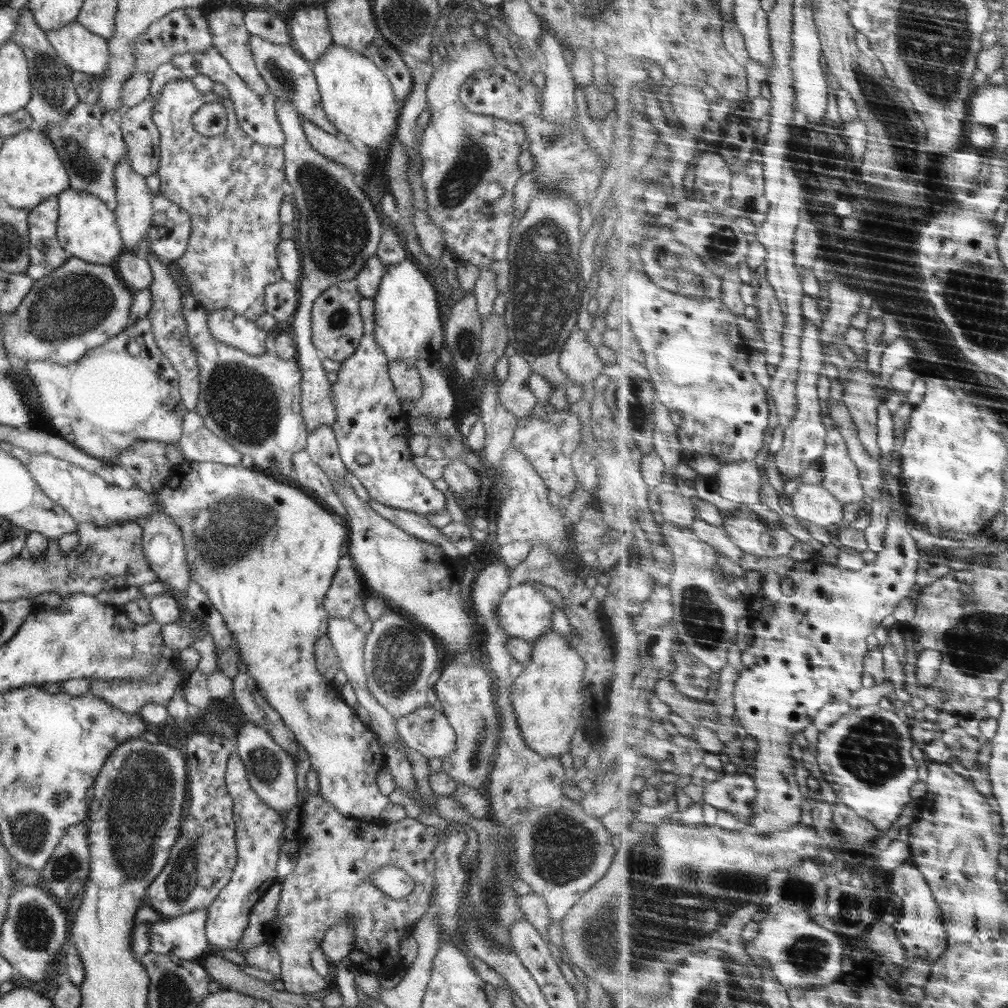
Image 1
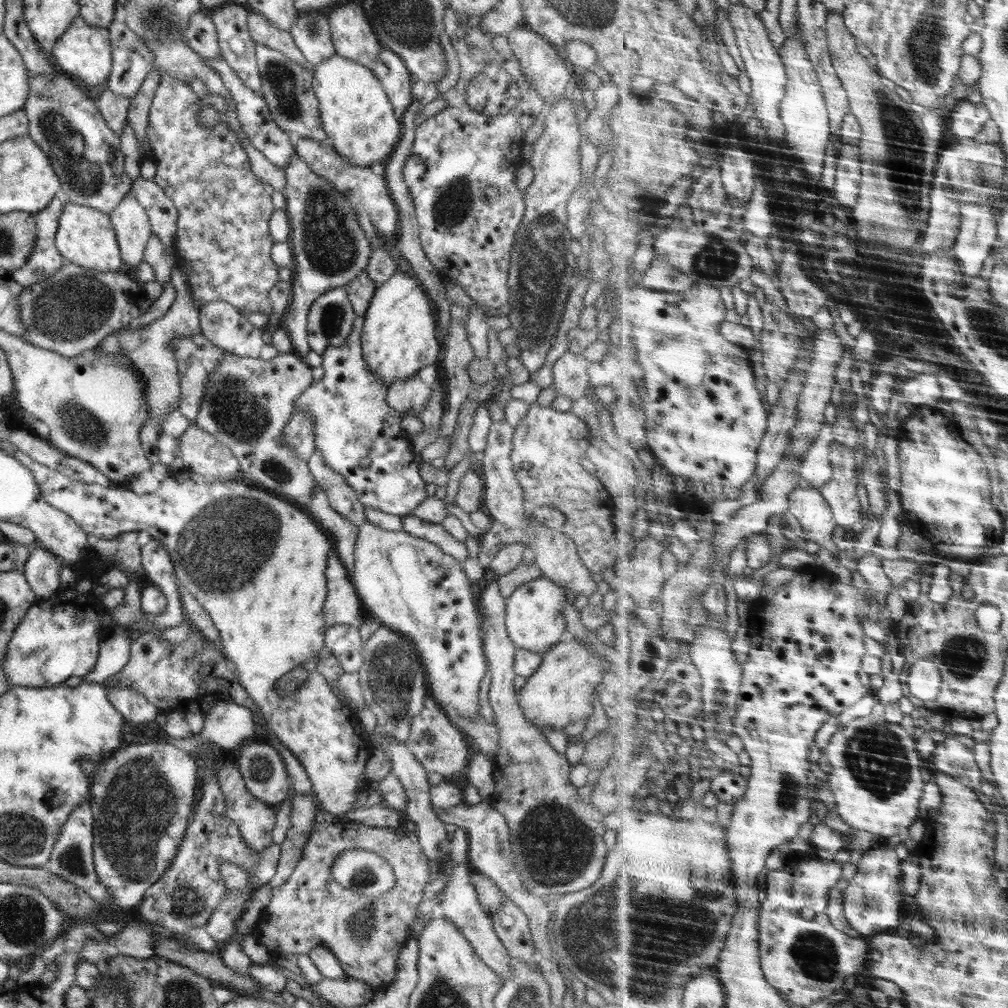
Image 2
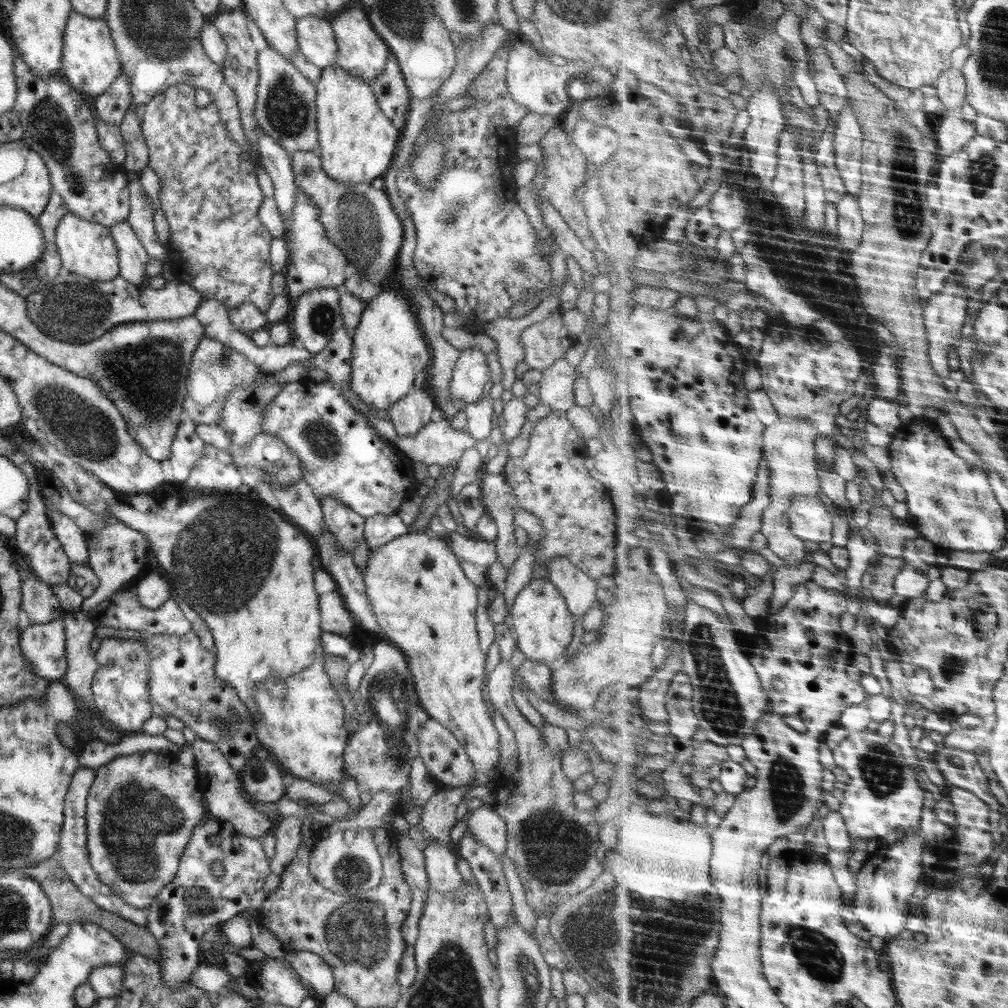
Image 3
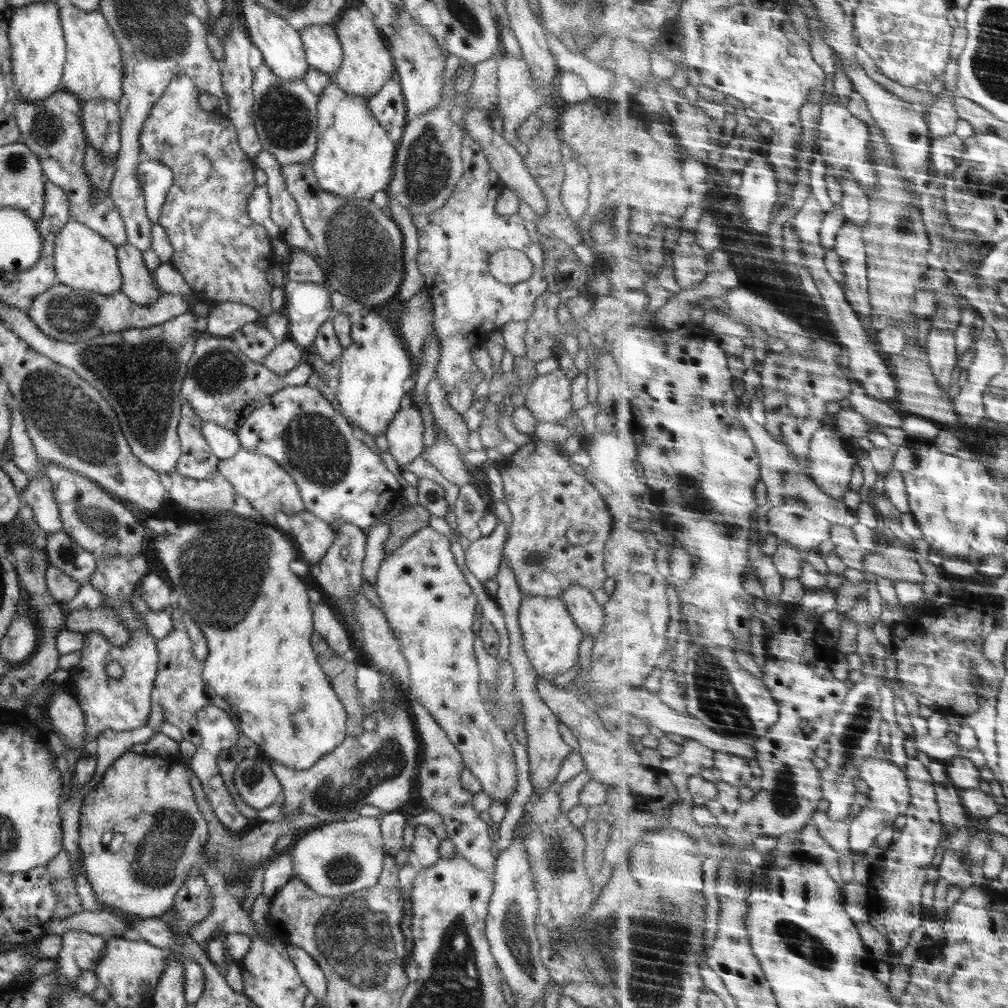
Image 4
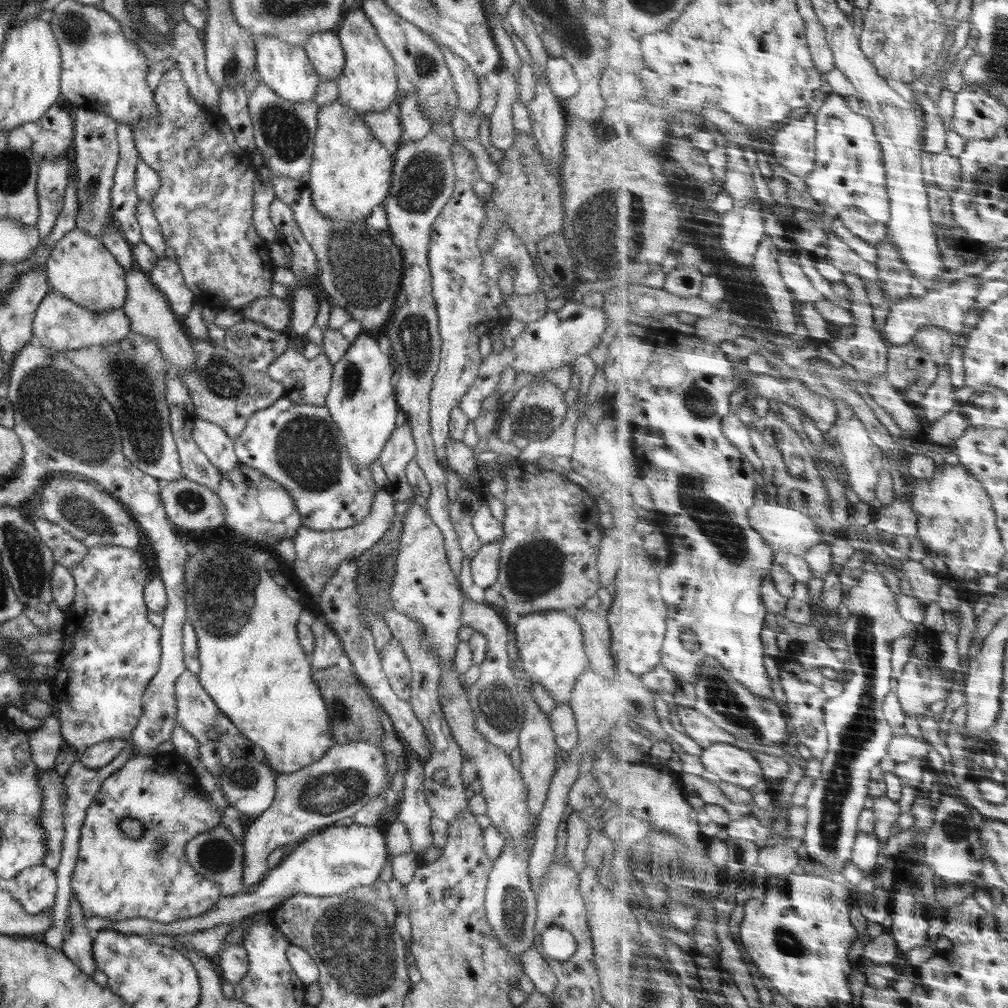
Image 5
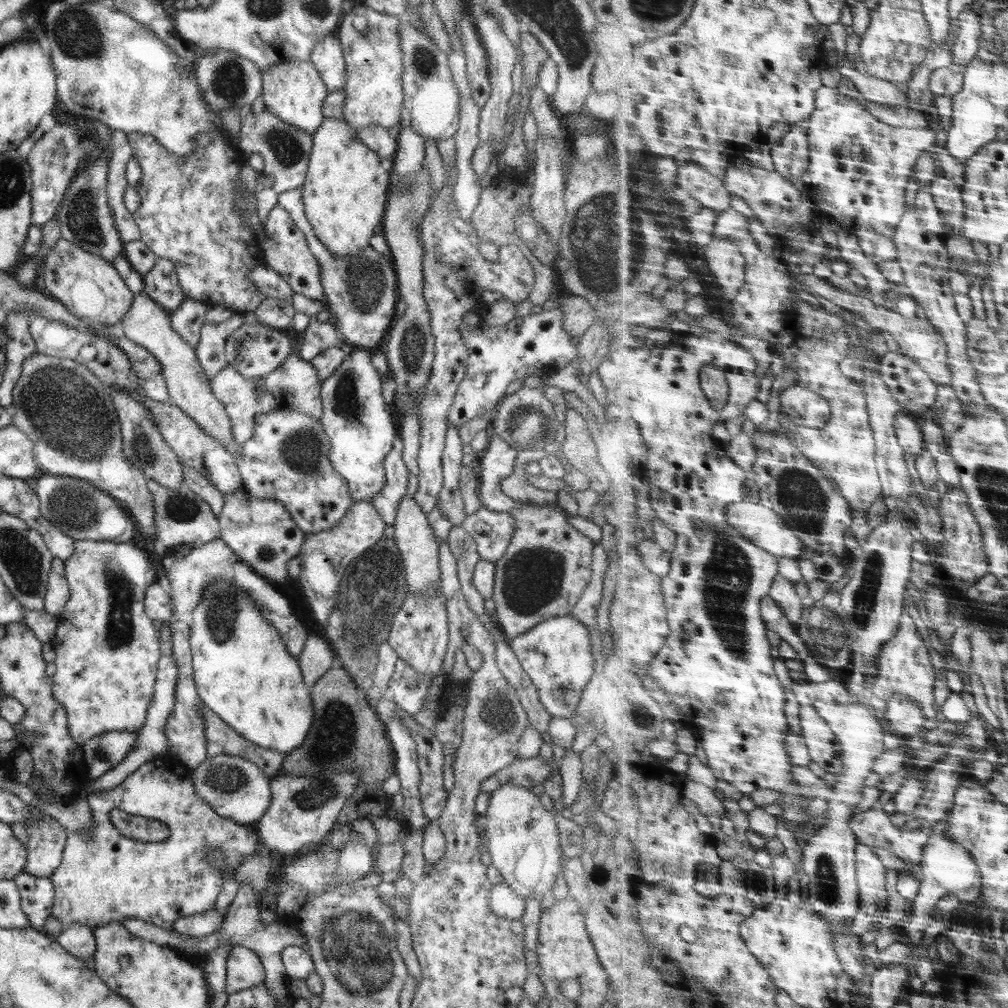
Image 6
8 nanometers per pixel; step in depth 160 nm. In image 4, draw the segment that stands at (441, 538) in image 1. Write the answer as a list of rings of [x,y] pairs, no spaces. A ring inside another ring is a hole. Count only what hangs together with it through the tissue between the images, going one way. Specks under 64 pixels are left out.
[[[498,521],[492,535],[480,537],[472,542],[465,551],[465,563],[474,576],[484,583],[495,578],[503,558],[506,539],[506,526]]]

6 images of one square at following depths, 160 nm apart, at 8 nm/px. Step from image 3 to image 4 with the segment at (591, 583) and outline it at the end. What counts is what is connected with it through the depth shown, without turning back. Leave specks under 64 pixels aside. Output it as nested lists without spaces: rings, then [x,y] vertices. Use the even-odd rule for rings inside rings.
[[[572,585],[560,598],[583,637],[598,638],[604,627],[604,612],[595,593],[580,585]]]

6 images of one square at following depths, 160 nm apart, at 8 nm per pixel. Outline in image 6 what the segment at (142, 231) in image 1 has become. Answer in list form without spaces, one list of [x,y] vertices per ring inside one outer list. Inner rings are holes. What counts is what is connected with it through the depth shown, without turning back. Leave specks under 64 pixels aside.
[[[143,290],[134,294],[131,307],[121,320],[124,336],[132,342],[149,350],[161,364],[161,375],[168,384],[171,402],[183,410],[196,424],[212,438],[219,440],[225,449],[235,457],[241,449],[231,431],[231,422],[222,403],[211,392],[209,378],[206,376],[194,347],[190,346],[173,327],[174,319],[167,309],[158,305]]]

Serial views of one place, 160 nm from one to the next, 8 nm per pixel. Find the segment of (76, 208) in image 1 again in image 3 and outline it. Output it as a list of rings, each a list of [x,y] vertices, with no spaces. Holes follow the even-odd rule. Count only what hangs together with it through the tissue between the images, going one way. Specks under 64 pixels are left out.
[[[68,211],[56,227],[55,246],[62,268],[78,273],[90,280],[106,282],[119,274],[118,250],[112,239],[111,229],[95,220],[84,220]]]

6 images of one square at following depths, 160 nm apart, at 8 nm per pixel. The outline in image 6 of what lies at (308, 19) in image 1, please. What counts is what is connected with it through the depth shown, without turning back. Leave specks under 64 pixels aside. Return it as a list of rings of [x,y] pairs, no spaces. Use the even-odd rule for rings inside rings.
[[[335,33],[326,35],[316,43],[312,49],[310,61],[320,73],[327,92],[343,90],[347,74],[341,42]]]

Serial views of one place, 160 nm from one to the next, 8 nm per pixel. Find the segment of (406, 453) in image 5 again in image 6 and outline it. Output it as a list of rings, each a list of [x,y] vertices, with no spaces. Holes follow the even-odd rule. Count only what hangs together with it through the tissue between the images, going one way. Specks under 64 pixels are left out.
[[[393,449],[386,455],[383,465],[386,477],[385,485],[380,492],[375,493],[370,501],[376,512],[379,512],[380,518],[387,524],[384,529],[384,537],[393,538],[395,532],[393,524],[400,501],[408,496],[406,489],[408,470],[401,453],[395,452]]]

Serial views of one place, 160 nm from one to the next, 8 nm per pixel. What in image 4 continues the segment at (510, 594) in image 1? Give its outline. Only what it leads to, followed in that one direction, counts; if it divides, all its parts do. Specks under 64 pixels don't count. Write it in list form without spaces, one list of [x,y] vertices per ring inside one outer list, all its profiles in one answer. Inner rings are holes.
[[[524,596],[518,610],[518,624],[524,652],[537,675],[561,675],[576,665],[583,635],[560,597]]]

